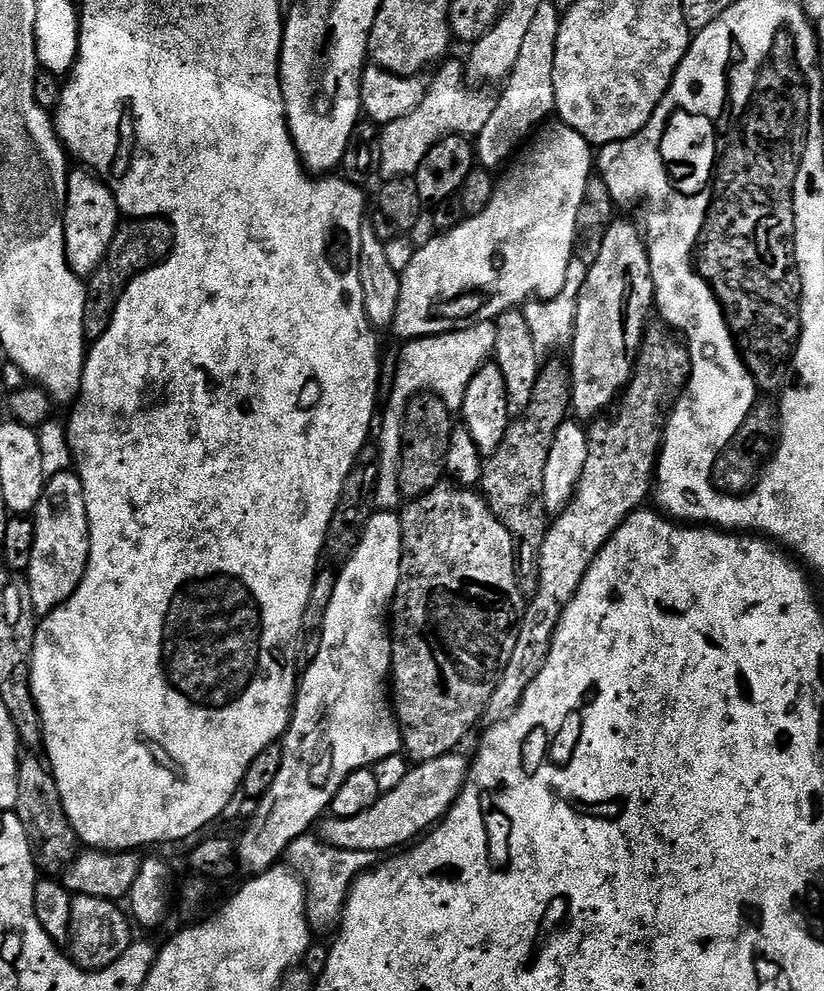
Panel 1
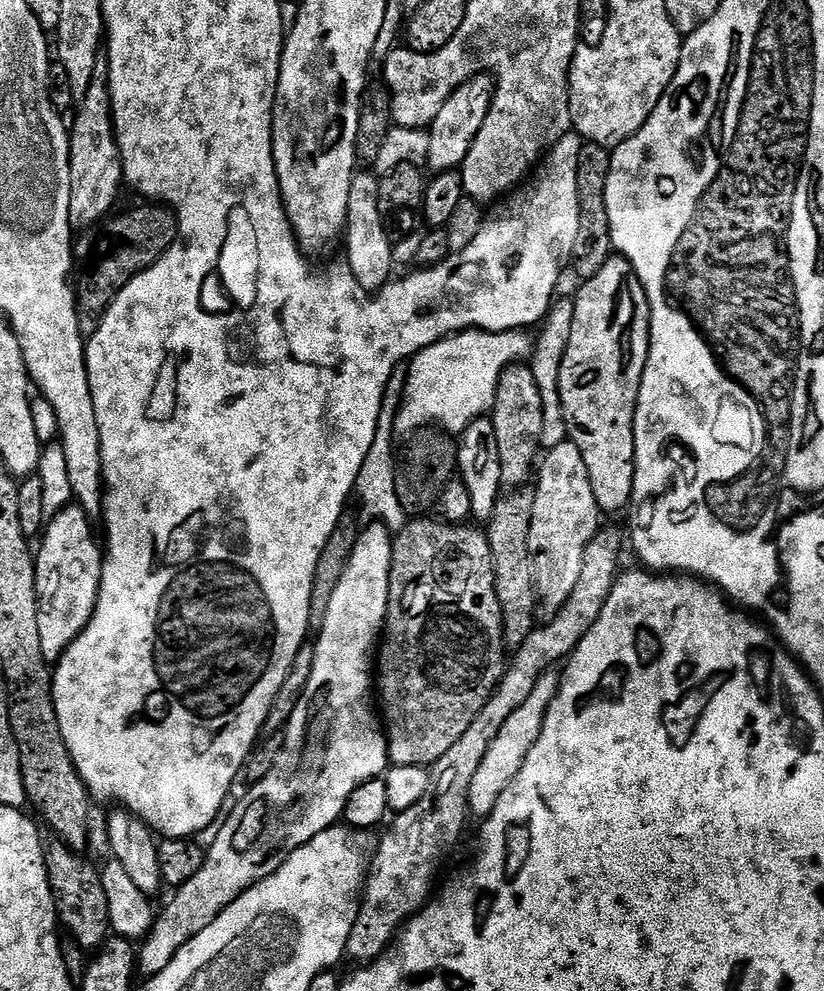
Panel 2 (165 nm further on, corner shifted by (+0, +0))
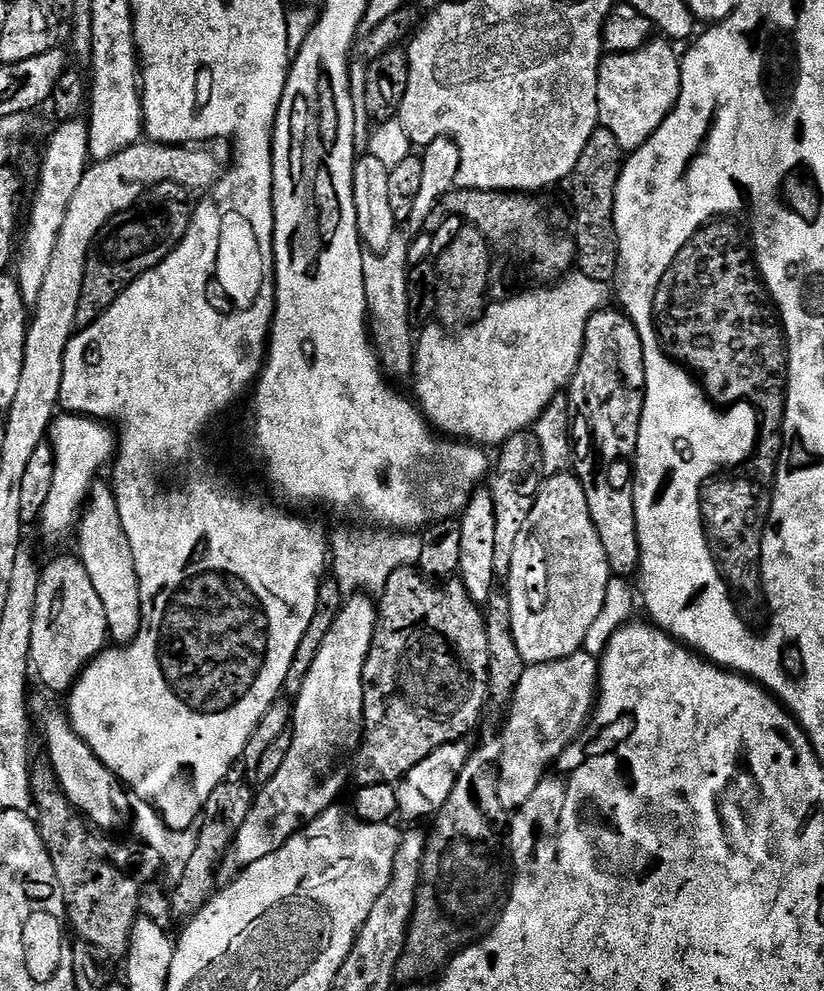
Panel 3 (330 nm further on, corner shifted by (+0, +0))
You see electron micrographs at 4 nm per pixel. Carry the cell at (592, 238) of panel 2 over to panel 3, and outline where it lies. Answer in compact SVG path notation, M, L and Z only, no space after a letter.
M598 127L594 134L590 134L590 142L586 142L586 150L582 150L582 158L578 158L578 166L570 177L572 212L576 215L575 267L586 274L586 278L594 278L594 282L607 285L617 279L620 270L620 251L614 226L614 194L625 159L626 154L618 146L618 138L614 138L610 130Z

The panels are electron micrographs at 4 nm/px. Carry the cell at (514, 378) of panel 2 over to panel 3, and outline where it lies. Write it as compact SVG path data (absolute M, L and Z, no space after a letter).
M531 431L514 434L499 452L500 457L497 460L495 457L494 471L490 476L490 491L494 498L494 570L497 577L504 578L514 562L514 542L518 542L518 533L522 531L526 518L530 518L530 510L534 510L545 474L542 450L538 438Z

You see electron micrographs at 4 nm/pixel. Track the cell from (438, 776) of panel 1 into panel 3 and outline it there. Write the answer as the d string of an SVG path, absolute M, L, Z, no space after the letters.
M583 650L561 660L525 667L502 731L498 798L502 798L505 812L512 814L523 806L526 798L538 790L538 782L548 775L556 759L584 731L594 711L599 687L600 661Z

